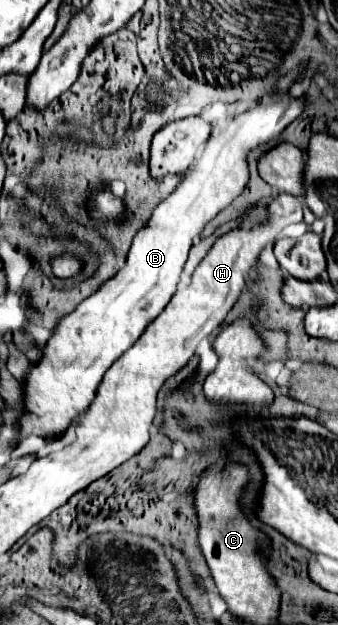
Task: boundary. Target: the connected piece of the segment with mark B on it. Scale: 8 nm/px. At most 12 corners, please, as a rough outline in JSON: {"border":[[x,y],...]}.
{"border":[[271,103],[207,141],[125,267],[25,375],[17,443],[65,435],[177,289],[193,237],[243,191],[247,151],[303,113]]}

